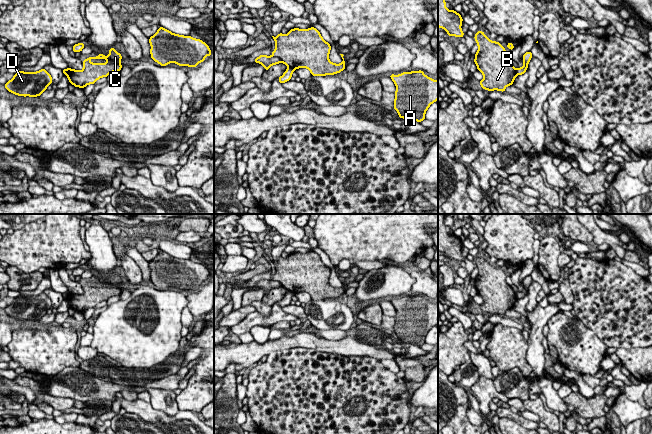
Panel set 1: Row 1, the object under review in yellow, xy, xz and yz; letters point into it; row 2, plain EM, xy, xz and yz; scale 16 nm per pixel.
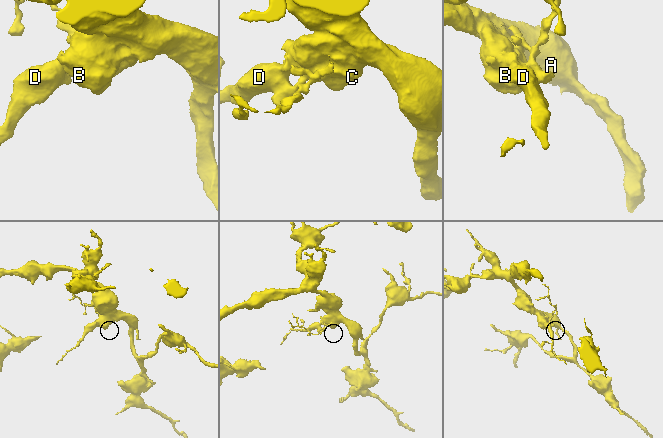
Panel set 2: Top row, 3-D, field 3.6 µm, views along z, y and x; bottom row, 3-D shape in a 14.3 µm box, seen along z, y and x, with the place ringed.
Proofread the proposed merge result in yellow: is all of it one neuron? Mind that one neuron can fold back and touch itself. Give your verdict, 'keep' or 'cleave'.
cleave

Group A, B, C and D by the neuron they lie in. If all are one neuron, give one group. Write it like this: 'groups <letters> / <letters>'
groups A B C / D

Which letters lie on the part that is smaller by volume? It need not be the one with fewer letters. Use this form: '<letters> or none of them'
D

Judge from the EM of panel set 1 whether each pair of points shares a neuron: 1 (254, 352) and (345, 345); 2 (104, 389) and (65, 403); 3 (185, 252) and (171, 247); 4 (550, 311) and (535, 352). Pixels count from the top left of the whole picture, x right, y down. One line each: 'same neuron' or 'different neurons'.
1: same neuron
2: different neurons
3: same neuron
4: same neuron

